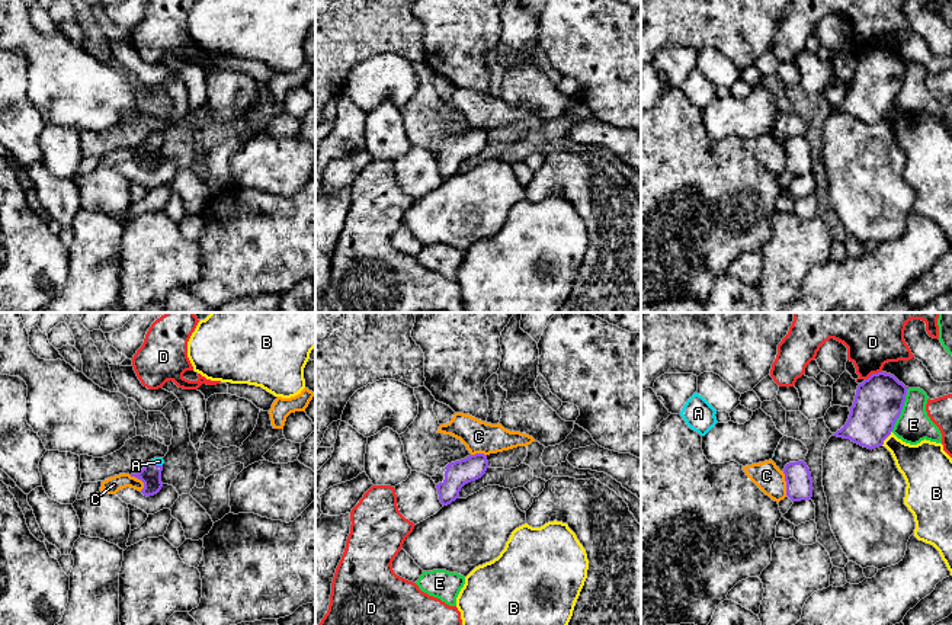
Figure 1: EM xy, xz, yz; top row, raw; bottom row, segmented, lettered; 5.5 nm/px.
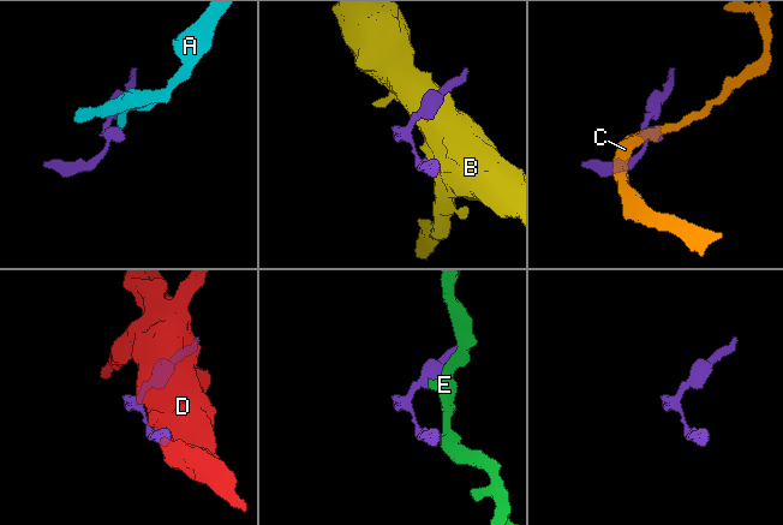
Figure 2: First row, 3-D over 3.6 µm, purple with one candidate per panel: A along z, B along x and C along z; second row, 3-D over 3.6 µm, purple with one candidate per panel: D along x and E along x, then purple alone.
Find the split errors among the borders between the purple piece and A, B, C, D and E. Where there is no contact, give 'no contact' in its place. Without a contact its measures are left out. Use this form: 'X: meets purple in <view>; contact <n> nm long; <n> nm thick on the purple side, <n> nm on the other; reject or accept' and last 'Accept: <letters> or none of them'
A: meets purple in xy; contact 70 nm long; 110 nm thick on the purple side, 50 nm on the other; accept
B: meets purple in yz; contact 110 nm long; 260 nm thick on the purple side, 240 nm on the other; reject
C: meets purple in yz; contact 140 nm long; 140 nm thick on the purple side, 160 nm on the other; reject
D: meets purple in yz; contact 110 nm long; 260 nm thick on the purple side, 240 nm on the other; reject
E: meets purple in yz; contact 260 nm long; 260 nm thick on the purple side, 190 nm on the other; reject
Accept: A

